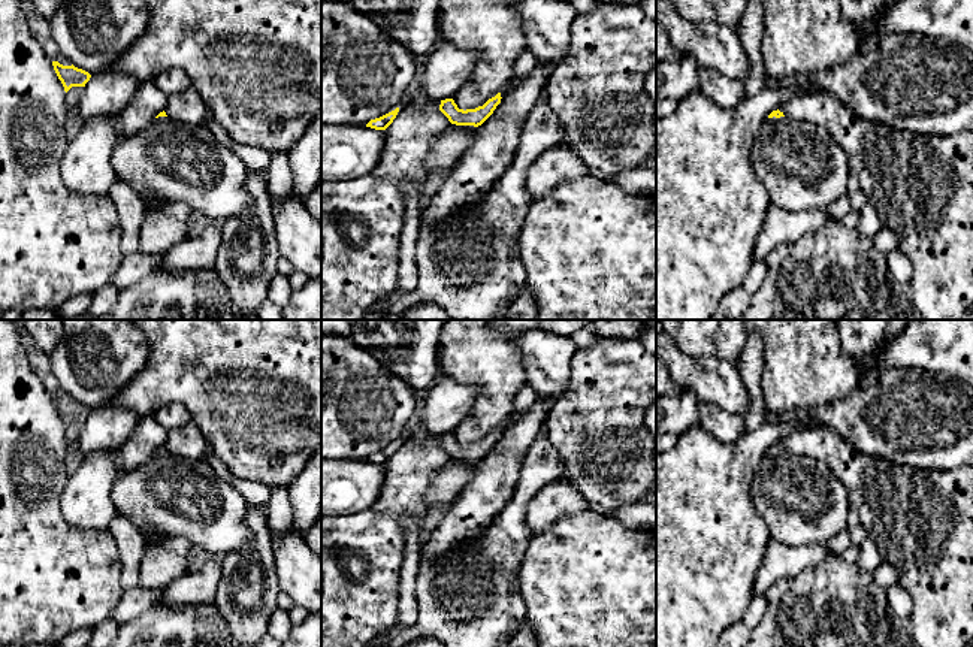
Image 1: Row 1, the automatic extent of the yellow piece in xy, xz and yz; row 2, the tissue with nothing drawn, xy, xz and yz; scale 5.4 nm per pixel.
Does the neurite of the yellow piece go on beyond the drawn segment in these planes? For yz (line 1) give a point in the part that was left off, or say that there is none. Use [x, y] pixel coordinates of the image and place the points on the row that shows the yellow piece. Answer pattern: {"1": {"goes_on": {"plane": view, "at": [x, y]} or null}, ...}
{"1": {"goes_on": null}}

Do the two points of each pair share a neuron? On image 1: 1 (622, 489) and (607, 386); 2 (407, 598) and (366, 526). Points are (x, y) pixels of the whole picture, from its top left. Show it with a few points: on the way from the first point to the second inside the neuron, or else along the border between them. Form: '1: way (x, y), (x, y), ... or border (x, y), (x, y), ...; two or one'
1: way (610, 463), (607, 454), (607, 411); one
2: border (404, 549), (396, 617); two

